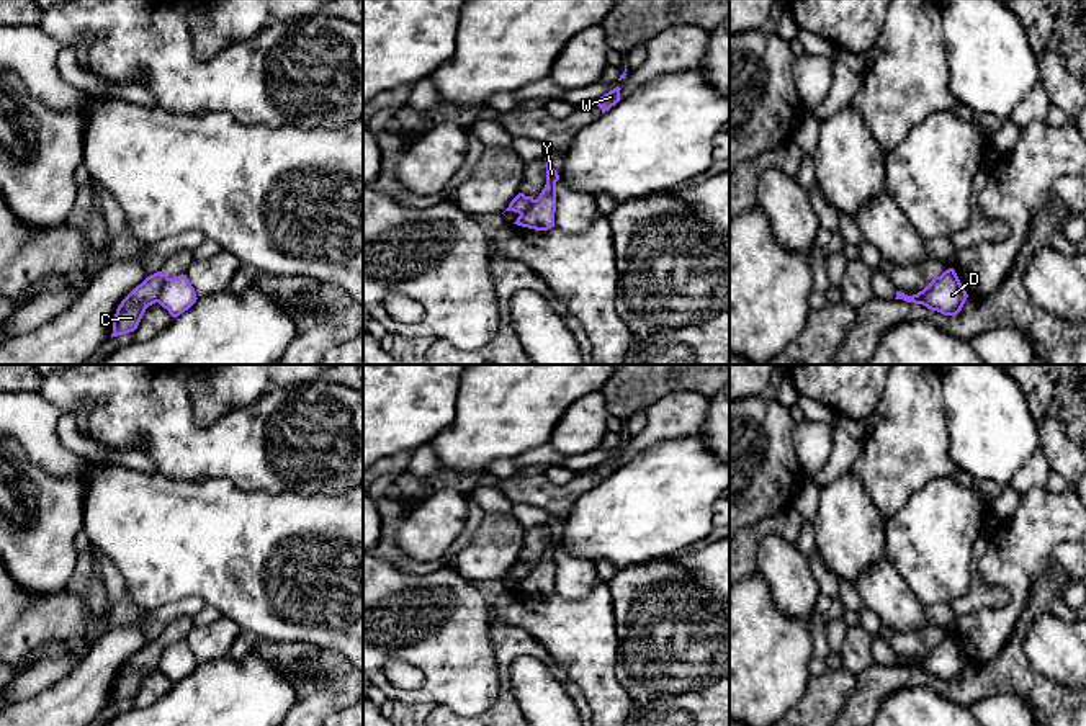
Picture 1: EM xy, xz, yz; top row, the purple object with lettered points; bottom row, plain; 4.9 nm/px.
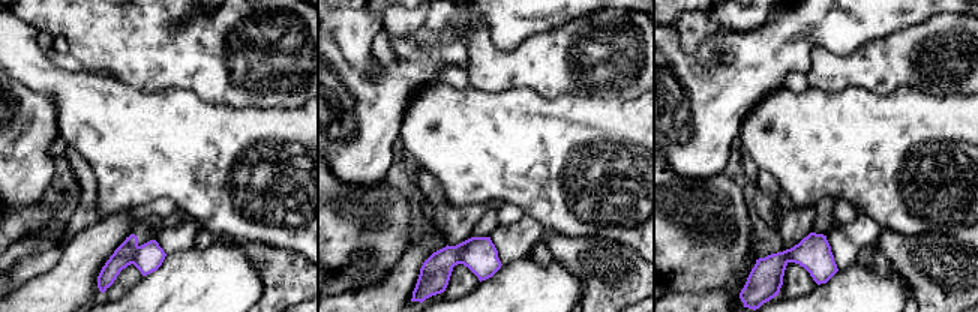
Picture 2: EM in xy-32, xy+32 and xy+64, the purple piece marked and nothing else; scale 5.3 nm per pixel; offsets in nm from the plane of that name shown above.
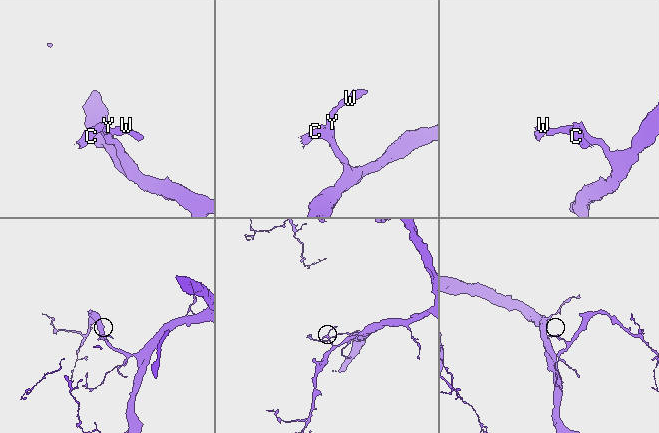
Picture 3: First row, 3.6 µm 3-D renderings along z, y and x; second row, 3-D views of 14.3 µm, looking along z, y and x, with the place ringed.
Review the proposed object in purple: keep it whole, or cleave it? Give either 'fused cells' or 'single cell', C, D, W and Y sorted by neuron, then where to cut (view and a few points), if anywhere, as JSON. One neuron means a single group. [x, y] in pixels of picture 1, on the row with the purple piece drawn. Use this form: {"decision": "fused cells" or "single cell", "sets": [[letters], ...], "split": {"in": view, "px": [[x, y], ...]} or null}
{"decision": "fused cells", "sets": [["C"], ["D", "W", "Y"]], "split": {"in": "xy", "px": [[169, 278], [156, 301]]}}

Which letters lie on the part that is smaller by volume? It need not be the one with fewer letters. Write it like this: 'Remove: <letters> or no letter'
Remove: C

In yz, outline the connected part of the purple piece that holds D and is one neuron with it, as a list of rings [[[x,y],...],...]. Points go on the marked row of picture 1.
[[[949,268],[918,294],[908,296],[901,291],[896,291],[895,299],[922,304],[927,309],[937,311],[944,316],[957,316],[962,311],[967,298],[968,294],[962,286],[955,270]]]

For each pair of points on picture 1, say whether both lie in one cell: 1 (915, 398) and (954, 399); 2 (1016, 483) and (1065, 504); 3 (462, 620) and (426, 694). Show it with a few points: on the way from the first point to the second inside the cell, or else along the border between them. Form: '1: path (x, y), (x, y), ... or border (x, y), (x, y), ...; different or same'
1: border (939, 381), (941, 409), (949, 437); different
2: border (1042, 486), (1036, 486), (1021, 496); different
3: path (452, 638), (452, 667), (444, 676); same

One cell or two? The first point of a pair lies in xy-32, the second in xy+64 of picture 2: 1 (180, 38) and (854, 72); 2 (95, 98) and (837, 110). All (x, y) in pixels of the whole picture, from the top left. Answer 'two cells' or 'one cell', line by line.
1: one cell
2: one cell

